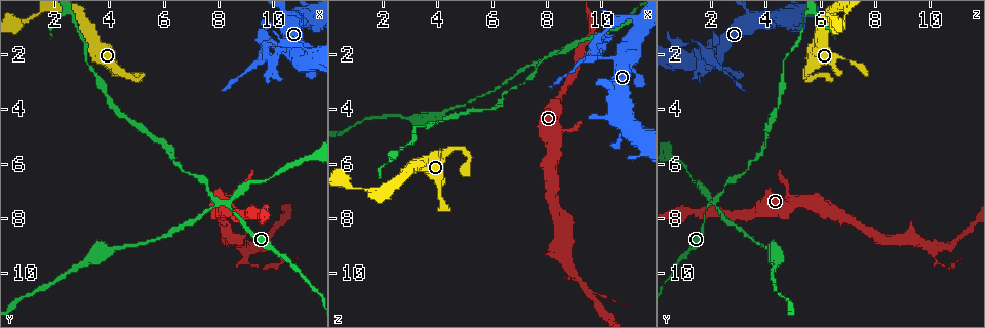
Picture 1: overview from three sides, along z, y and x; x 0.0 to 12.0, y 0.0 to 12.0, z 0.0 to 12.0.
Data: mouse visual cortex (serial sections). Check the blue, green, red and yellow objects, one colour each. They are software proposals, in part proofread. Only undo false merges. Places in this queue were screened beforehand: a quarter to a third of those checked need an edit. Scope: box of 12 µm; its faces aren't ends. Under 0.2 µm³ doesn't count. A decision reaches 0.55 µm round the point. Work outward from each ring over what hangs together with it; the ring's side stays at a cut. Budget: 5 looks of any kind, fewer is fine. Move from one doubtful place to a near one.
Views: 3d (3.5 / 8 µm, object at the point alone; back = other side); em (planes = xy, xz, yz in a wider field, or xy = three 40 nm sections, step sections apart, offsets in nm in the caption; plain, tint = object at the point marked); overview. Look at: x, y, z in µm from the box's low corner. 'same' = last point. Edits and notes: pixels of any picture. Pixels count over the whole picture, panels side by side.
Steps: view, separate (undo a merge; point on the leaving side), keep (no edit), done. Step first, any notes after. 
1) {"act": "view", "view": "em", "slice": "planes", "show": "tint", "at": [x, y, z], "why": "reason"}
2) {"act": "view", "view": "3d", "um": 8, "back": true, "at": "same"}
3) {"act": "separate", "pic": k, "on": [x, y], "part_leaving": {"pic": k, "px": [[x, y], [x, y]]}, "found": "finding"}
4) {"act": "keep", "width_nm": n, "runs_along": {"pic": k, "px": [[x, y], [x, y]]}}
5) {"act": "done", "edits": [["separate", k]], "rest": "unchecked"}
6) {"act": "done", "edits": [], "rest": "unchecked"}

{"act": "view", "view": "3d", "um": 3.5, "at": [10.2, 1.9, 2.1], "why": "abrupt turn"}

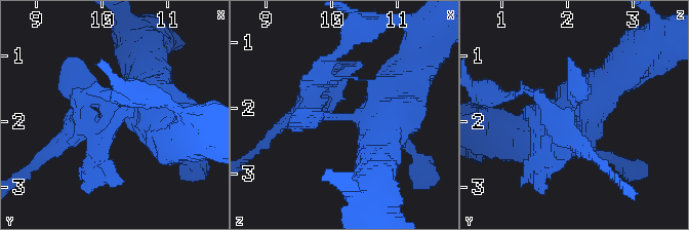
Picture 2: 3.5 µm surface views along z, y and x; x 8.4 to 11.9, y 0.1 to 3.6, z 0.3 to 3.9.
{"act": "view", "view": "em", "slice": "xy", "step": 5, "show": "tint", "at": [10.25, 1.90, 2.10]}

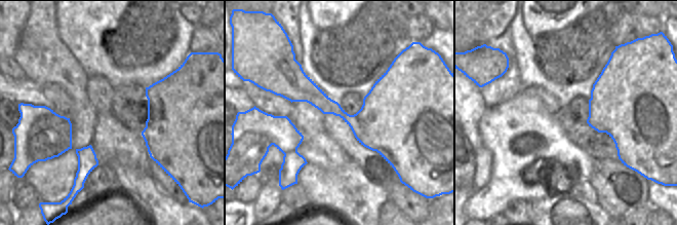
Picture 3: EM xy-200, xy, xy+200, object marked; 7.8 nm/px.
{"act": "separate", "pic": 2, "on": [88, 120], "part_leaving": {"pic": 2, "px": [[108, 111], [80, 127], [102, 161]]}, "found": "two cells meet here"}

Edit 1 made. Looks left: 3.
{"act": "view", "view": "overview", "why": "redraw"}

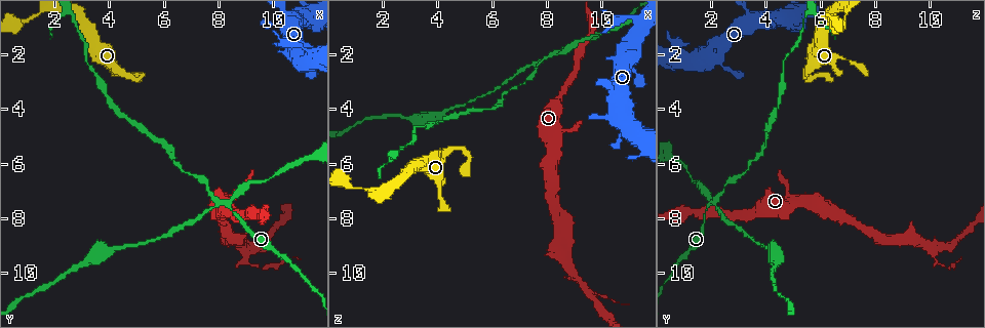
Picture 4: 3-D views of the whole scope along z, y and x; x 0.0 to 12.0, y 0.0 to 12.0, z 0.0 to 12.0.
{"act": "view", "view": "em", "slice": "xy", "step": 1, "show": "tint", "at": [8.1, 7.4, 2.1], "why": "a narrow waist"}

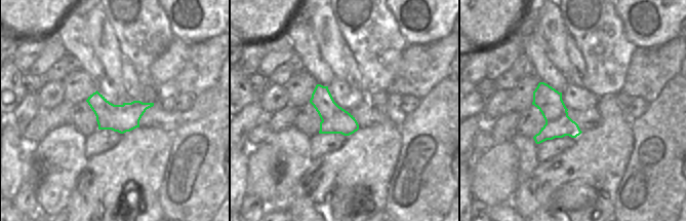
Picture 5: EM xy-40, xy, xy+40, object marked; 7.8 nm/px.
{"act": "view", "view": "3d", "um": 3.5, "at": "same"}

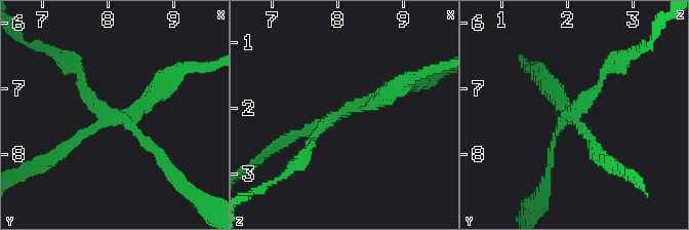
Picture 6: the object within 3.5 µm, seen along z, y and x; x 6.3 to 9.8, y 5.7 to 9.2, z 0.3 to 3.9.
{"act": "separate", "pic": 6, "on": [544, 91], "width_nm": 200, "border": {"pic": 5, "px": [[123, 105], [109, 123], [97, 121]]}, "found": "a second cell is stuck on"}

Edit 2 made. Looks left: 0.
{"act": "done", "edits": [["separate", 2], ["separate", 6]], "rest": "unchecked"}

